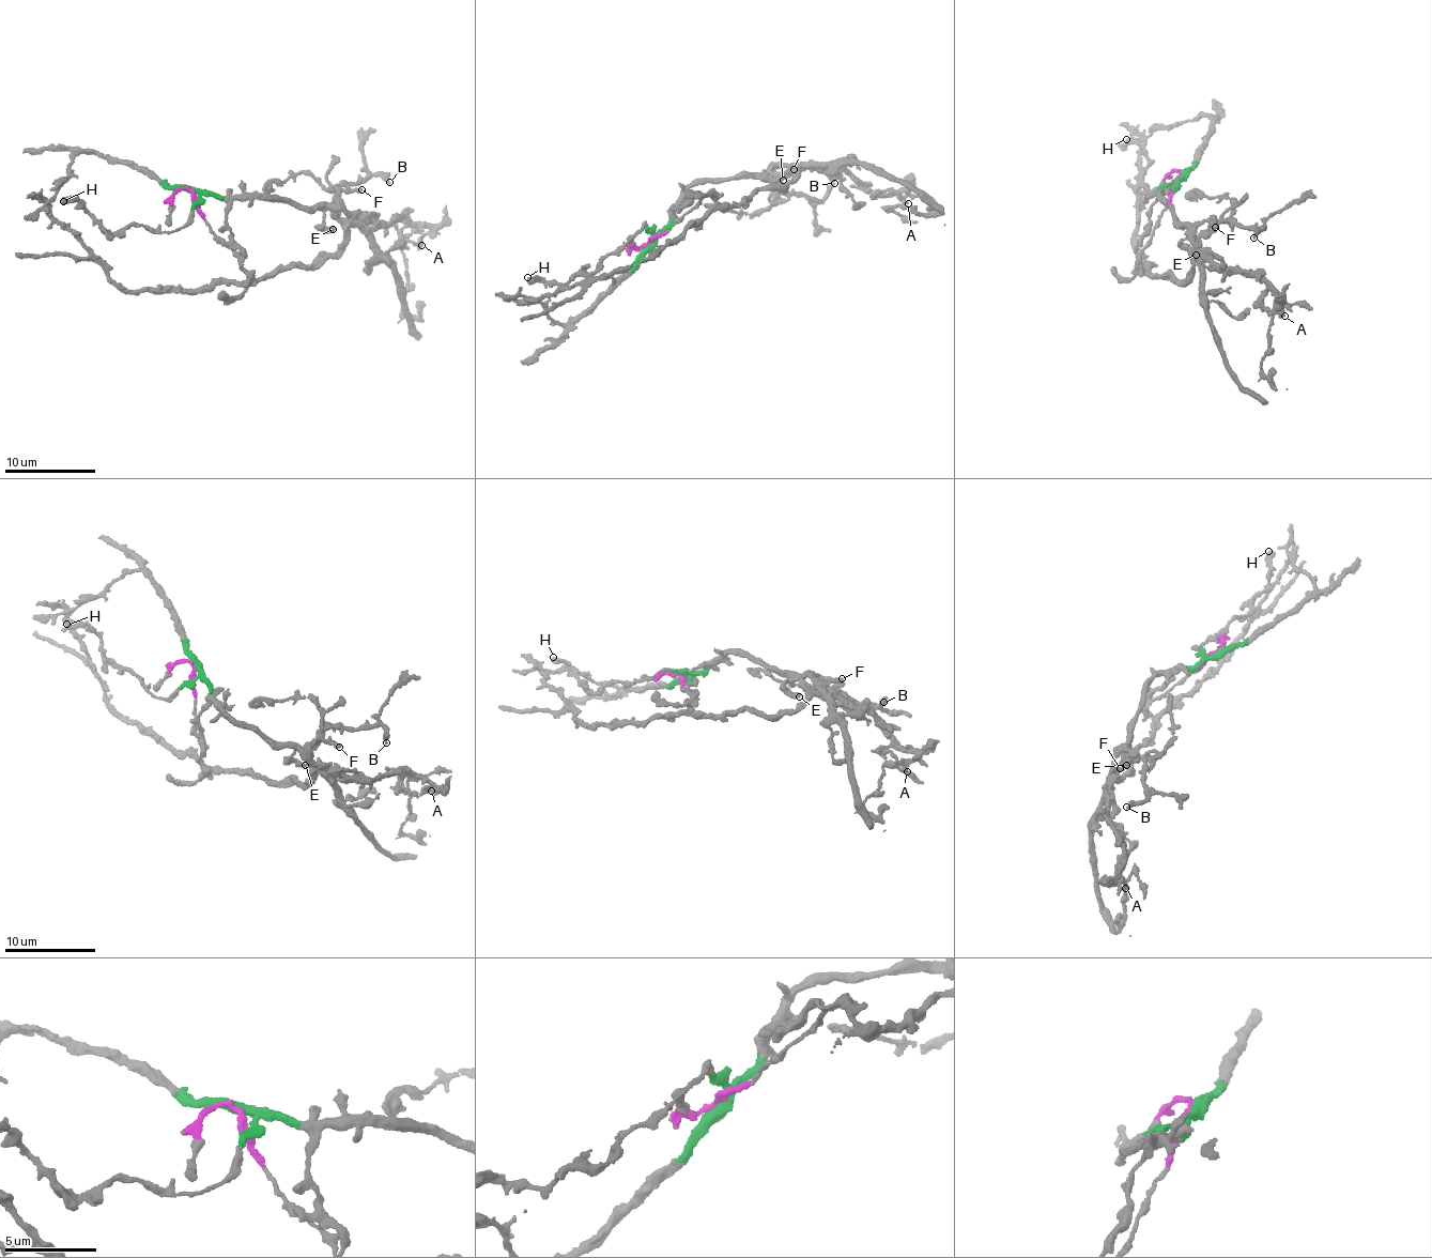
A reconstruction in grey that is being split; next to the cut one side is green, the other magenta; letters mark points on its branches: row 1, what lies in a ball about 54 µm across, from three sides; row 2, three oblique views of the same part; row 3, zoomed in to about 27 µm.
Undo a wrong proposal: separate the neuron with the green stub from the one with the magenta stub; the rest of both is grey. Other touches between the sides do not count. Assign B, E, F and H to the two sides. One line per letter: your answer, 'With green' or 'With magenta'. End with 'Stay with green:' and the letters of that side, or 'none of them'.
B: With green
E: With green
F: With green
H: With green
Stay with green: B, E, F, H

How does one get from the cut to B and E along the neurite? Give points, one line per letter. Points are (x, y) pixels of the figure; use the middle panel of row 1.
B: (649, 244), (691, 186), (771, 171), (775, 186), (783, 194), (801, 192), (822, 201), (828, 186), (833, 182)
E: (649, 244), (691, 186), (765, 173), (769, 179), (783, 180)

